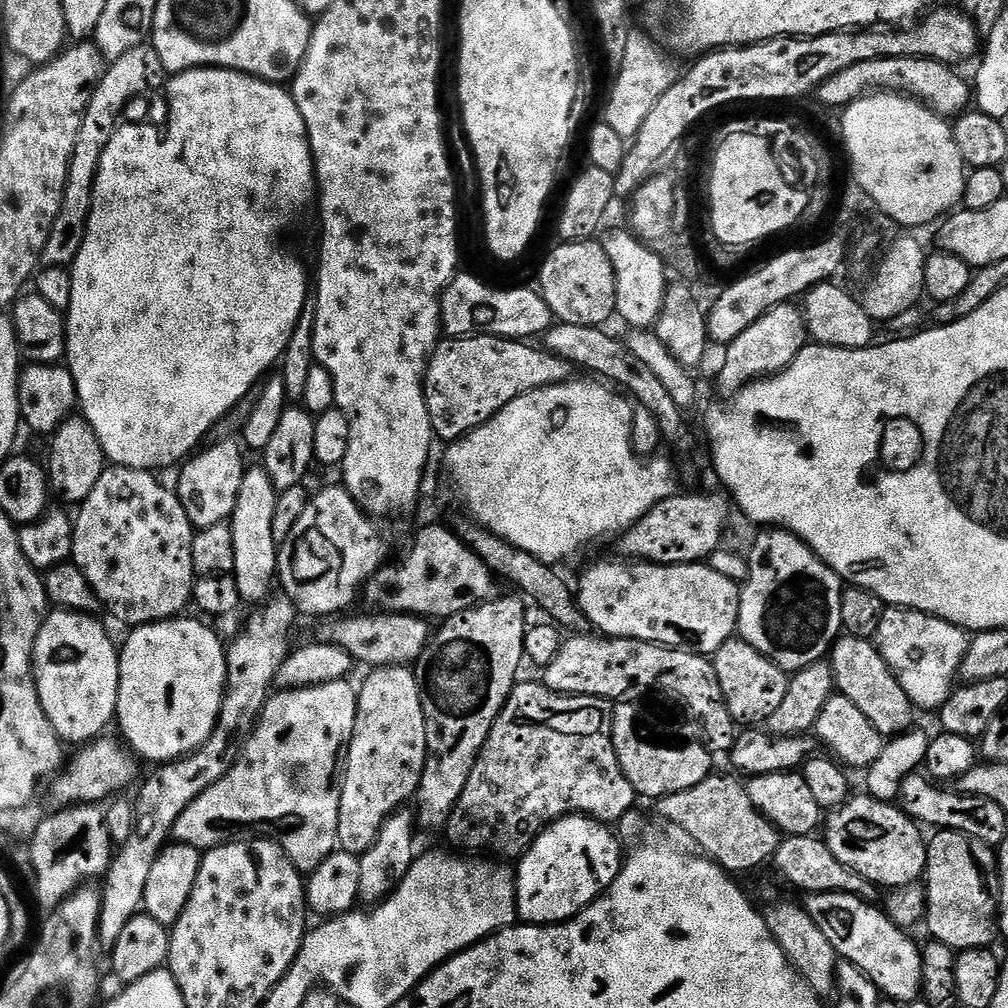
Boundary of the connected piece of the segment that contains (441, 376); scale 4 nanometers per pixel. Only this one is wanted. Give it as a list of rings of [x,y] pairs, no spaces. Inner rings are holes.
[[[462,336],[444,338],[437,343],[424,371],[424,397],[430,414],[435,439],[455,442],[482,427],[494,418],[514,398],[530,394],[539,388],[564,384],[573,379],[574,366],[543,346],[531,348],[531,343],[522,340],[503,340],[501,336]]]

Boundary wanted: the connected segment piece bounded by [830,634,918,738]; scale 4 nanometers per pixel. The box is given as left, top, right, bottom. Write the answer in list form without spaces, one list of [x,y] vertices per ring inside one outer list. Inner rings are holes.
[[[841,635],[832,645],[830,663],[835,691],[850,698],[850,702],[854,702],[854,706],[858,706],[858,710],[862,710],[862,714],[870,718],[874,730],[878,730],[881,736],[895,737],[913,727],[912,719],[918,715],[917,709],[910,702],[906,690],[902,690],[899,678],[890,670],[872,640]]]

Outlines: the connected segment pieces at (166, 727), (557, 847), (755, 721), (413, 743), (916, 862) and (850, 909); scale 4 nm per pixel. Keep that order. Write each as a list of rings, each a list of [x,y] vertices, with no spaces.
[[[184,619],[159,620],[157,624],[133,627],[129,631],[132,633],[128,641],[119,649],[120,689],[116,720],[127,747],[137,757],[140,755],[148,760],[156,760],[152,762],[179,760],[181,756],[201,748],[210,738],[222,706],[226,682],[225,641],[220,641],[215,630],[203,624],[203,619]]]
[[[564,816],[548,825],[520,857],[515,869],[517,917],[525,924],[563,924],[582,909],[589,908],[611,886],[622,867],[621,837],[612,831],[609,825],[601,824],[591,816]]]
[[[728,640],[714,653],[711,661],[718,674],[718,686],[722,686],[726,706],[741,725],[763,725],[770,714],[774,714],[774,710],[782,706],[782,698],[786,698],[788,689],[789,673],[770,662],[770,658],[766,658],[758,650],[754,650],[754,646],[750,646],[745,640]]]
[[[411,667],[378,668],[367,673],[364,685],[359,685],[356,697],[356,721],[352,741],[346,749],[346,759],[342,764],[340,785],[340,809],[338,810],[337,845],[343,851],[363,856],[364,851],[378,838],[384,823],[404,804],[415,797],[420,789],[420,779],[426,766],[428,747],[426,746],[426,718],[422,710],[420,687],[416,673]]]
[[[867,794],[855,796],[845,800],[839,808],[835,809],[829,815],[832,816],[829,820],[827,817],[828,836],[826,835],[826,843],[830,854],[834,854],[834,858],[838,858],[838,862],[842,862],[842,866],[862,874],[862,878],[866,878],[881,890],[905,888],[923,881],[928,871],[928,845],[926,836],[920,833],[922,831],[921,825],[895,803],[879,801],[878,798]]]
[[[813,892],[802,906],[814,918],[818,930],[826,934],[837,957],[854,962],[878,986],[888,999],[897,1000],[904,1006],[922,996],[921,945],[911,940],[905,929],[898,927],[883,907],[862,902],[857,896],[845,892]]]

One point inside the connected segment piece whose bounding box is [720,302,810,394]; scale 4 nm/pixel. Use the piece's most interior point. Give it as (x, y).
(762, 350)

